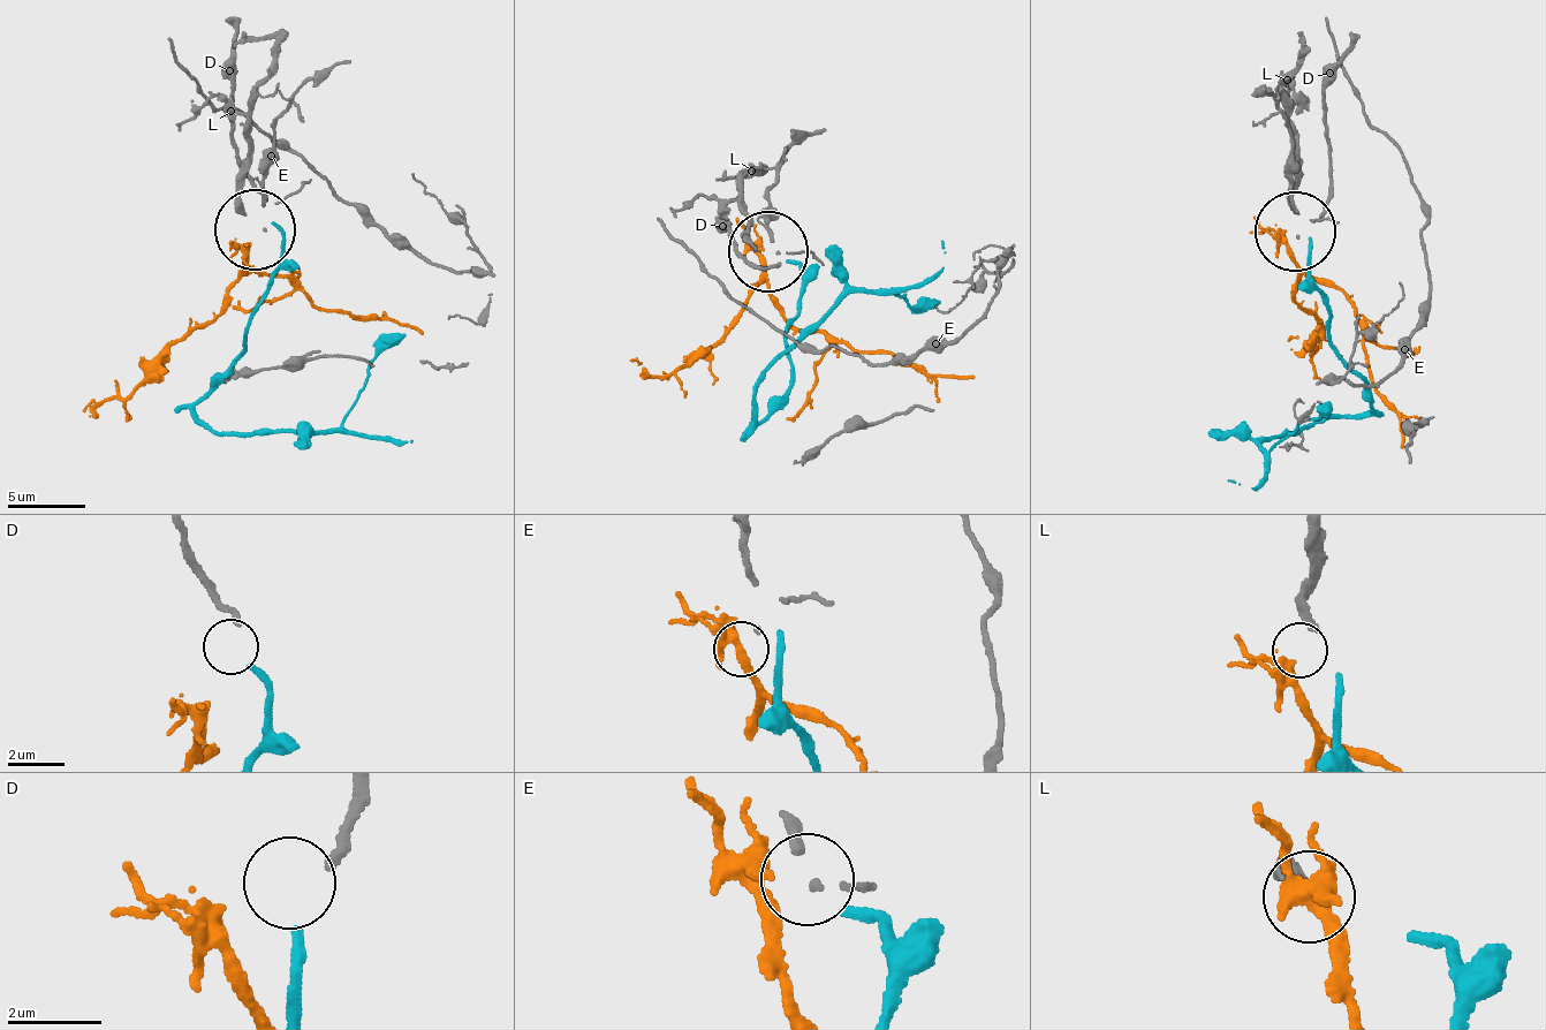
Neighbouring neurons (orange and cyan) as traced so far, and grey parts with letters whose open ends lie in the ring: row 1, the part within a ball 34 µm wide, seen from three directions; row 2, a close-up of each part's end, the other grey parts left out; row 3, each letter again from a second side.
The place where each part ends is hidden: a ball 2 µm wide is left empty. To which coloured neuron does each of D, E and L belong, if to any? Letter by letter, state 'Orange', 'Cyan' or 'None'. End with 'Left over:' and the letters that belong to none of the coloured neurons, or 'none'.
D: None
E: None
L: Orange
Left over: D, E

